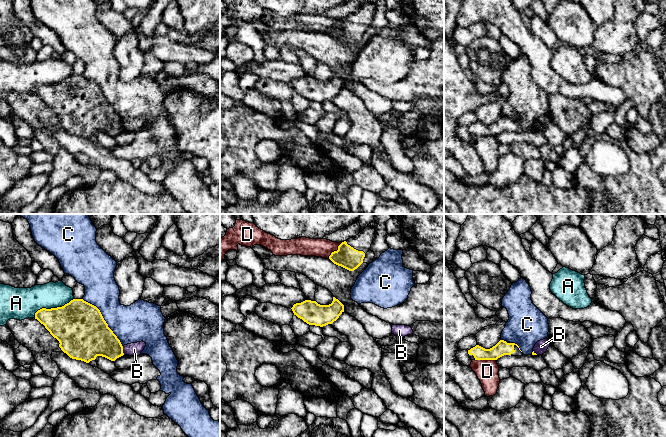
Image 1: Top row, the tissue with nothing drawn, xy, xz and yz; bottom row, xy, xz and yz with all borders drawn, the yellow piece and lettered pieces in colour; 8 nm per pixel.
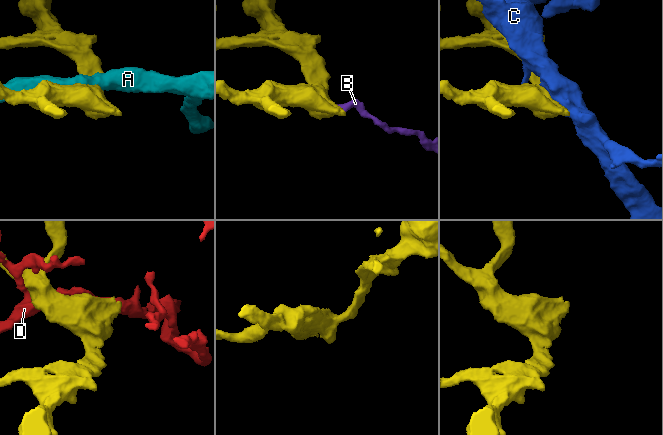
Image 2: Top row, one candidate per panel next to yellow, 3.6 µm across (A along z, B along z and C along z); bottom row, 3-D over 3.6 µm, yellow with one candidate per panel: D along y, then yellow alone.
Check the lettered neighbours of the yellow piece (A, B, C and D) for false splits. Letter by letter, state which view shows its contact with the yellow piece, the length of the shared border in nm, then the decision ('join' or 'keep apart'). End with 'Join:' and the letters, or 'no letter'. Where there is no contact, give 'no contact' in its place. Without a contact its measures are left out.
A: xy | 360 nm | keep apart
B: xy | 70 nm | keep apart
C: xy | 500 nm | keep apart
D: yz | 180 nm | keep apart
Join: no letter

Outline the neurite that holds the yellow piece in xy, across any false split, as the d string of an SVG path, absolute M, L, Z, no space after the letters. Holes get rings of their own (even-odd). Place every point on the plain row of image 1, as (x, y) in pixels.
M73 75L62 83L42 84L35 89L35 95L59 117L61 126L72 135L89 139L97 132L115 137L124 131L120 116L108 103L100 86L83 75Z

